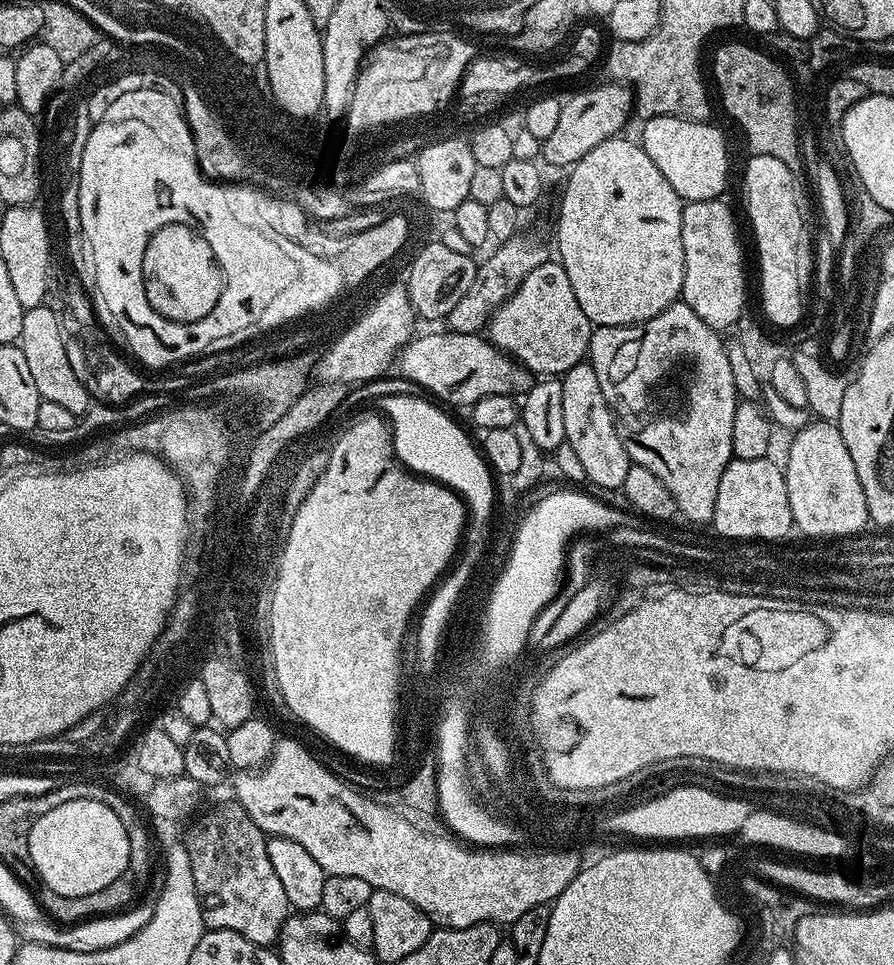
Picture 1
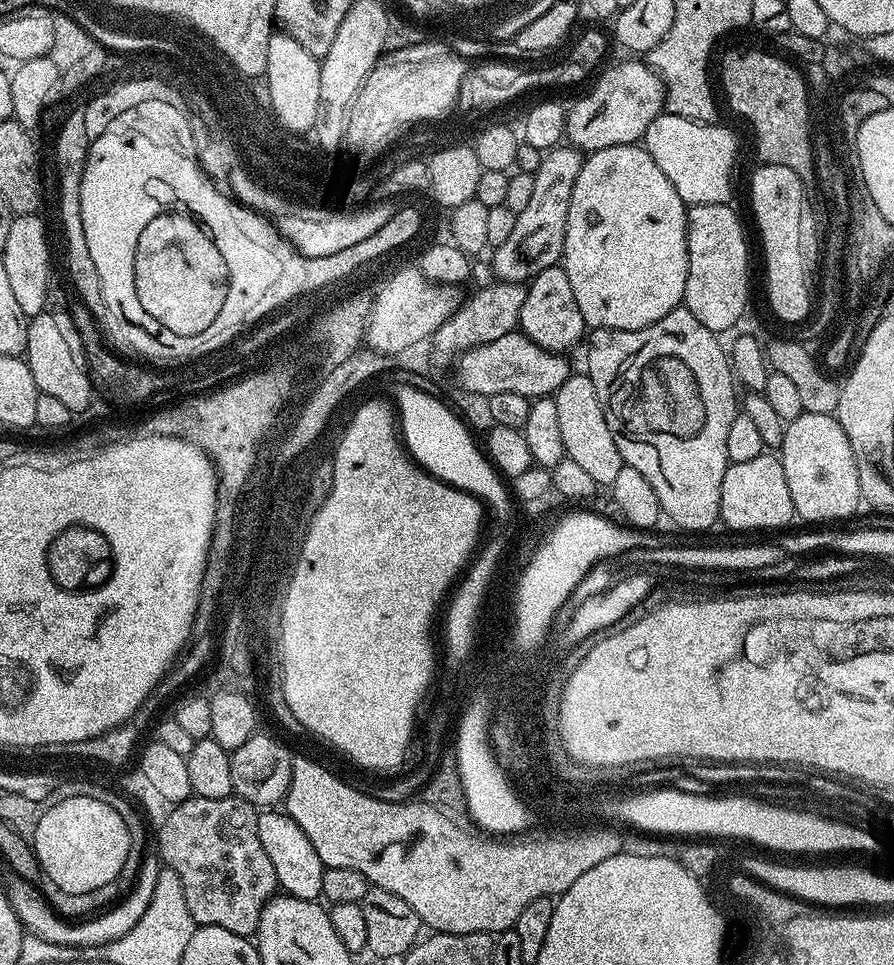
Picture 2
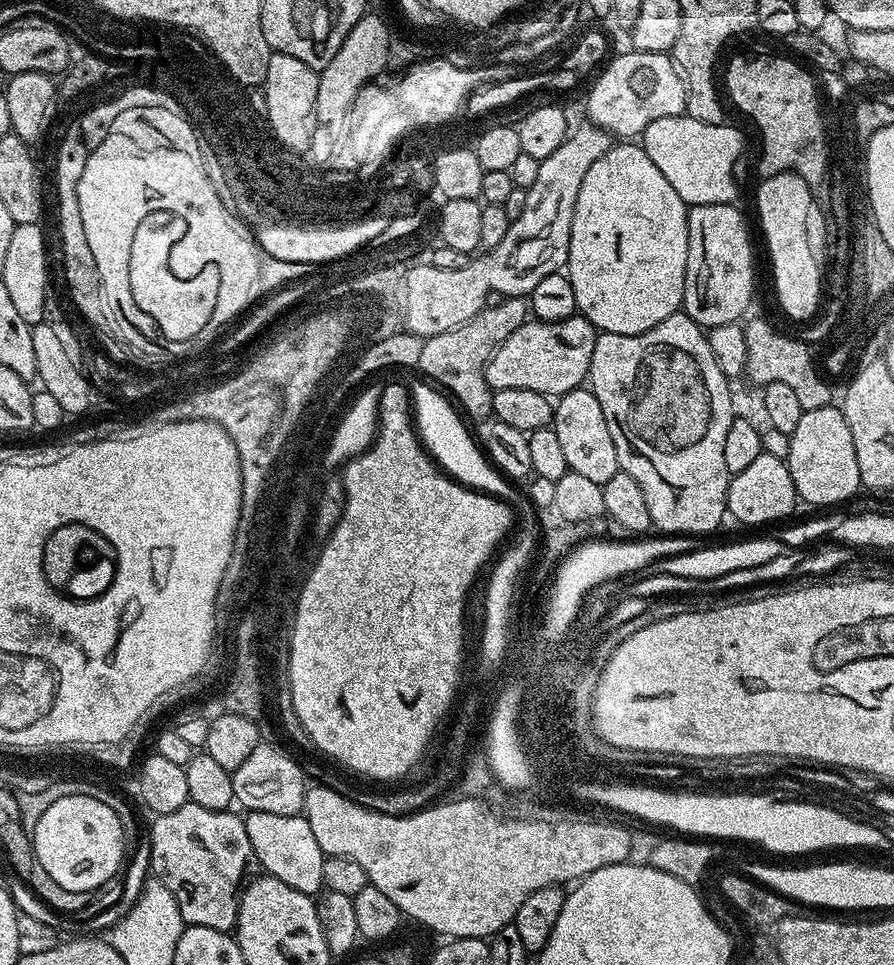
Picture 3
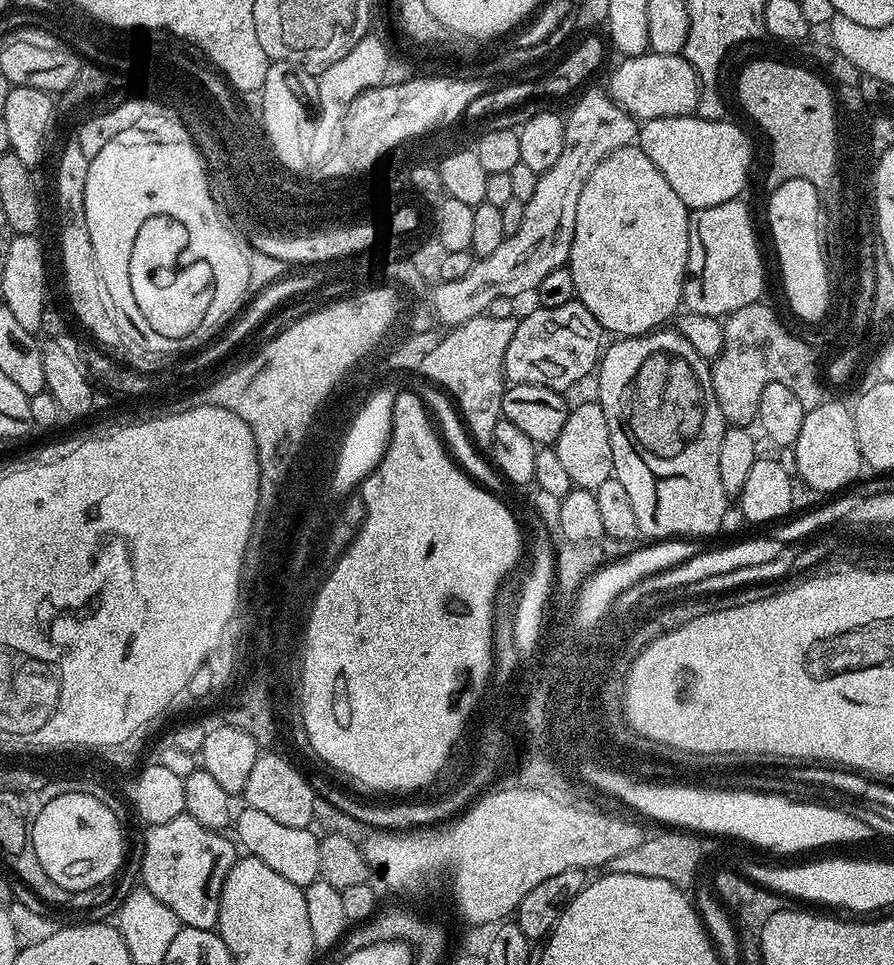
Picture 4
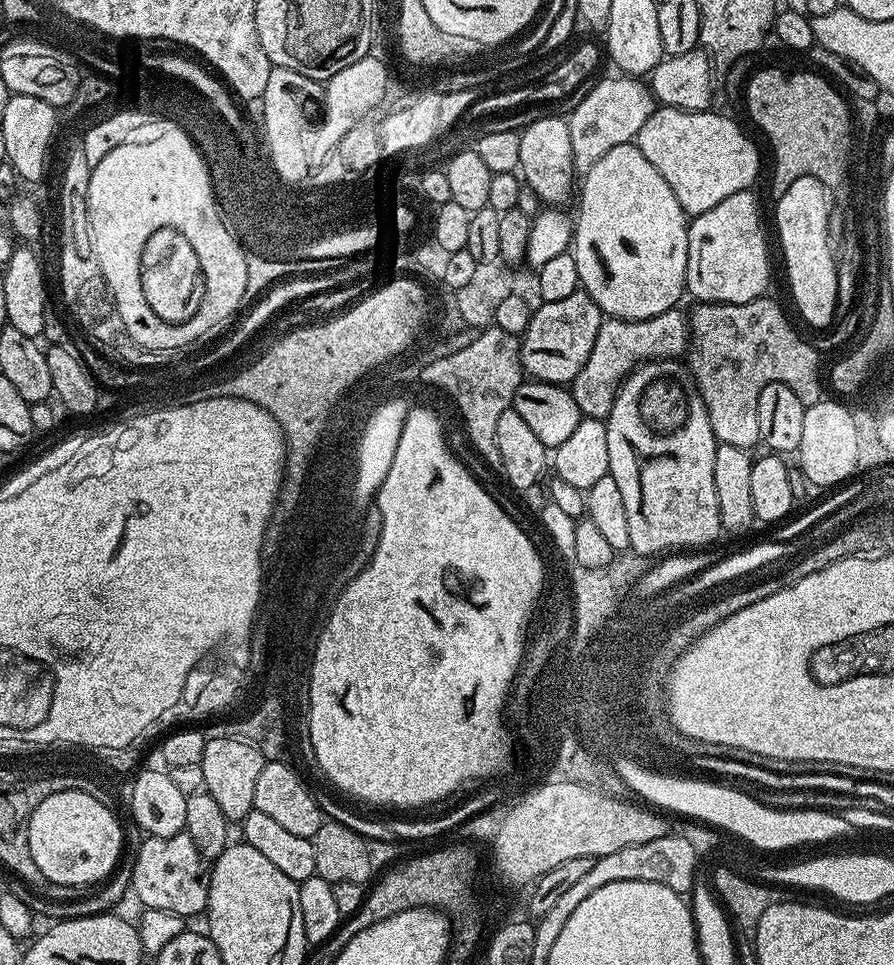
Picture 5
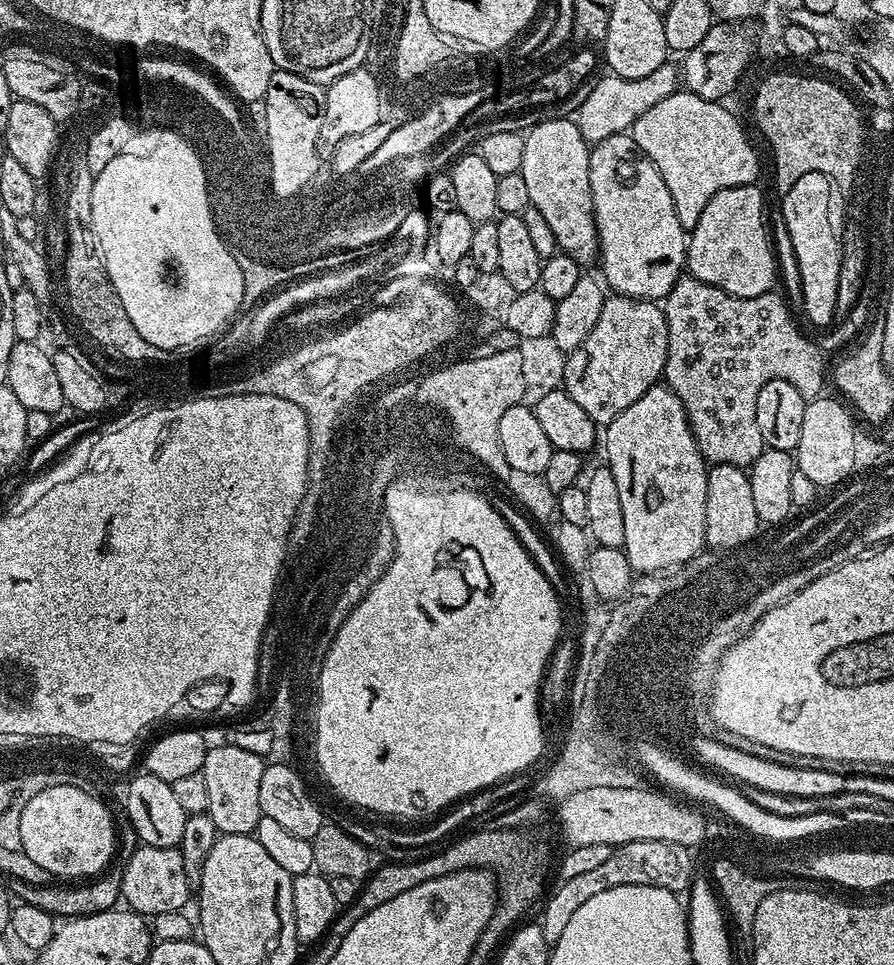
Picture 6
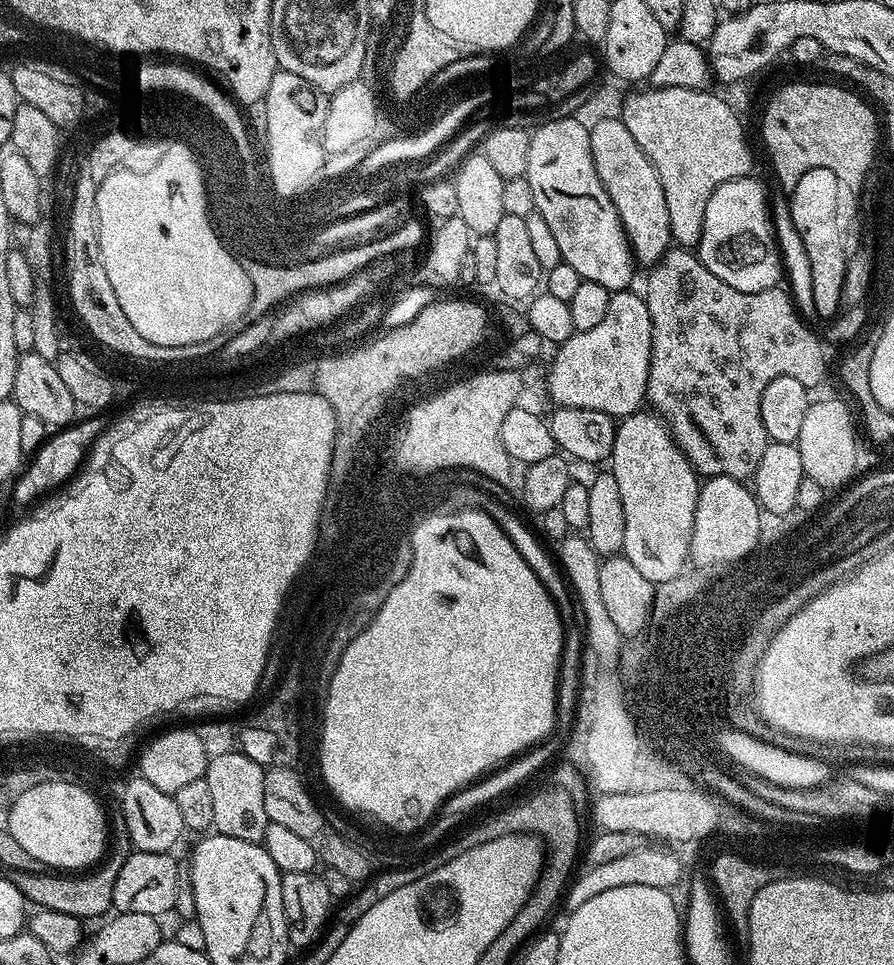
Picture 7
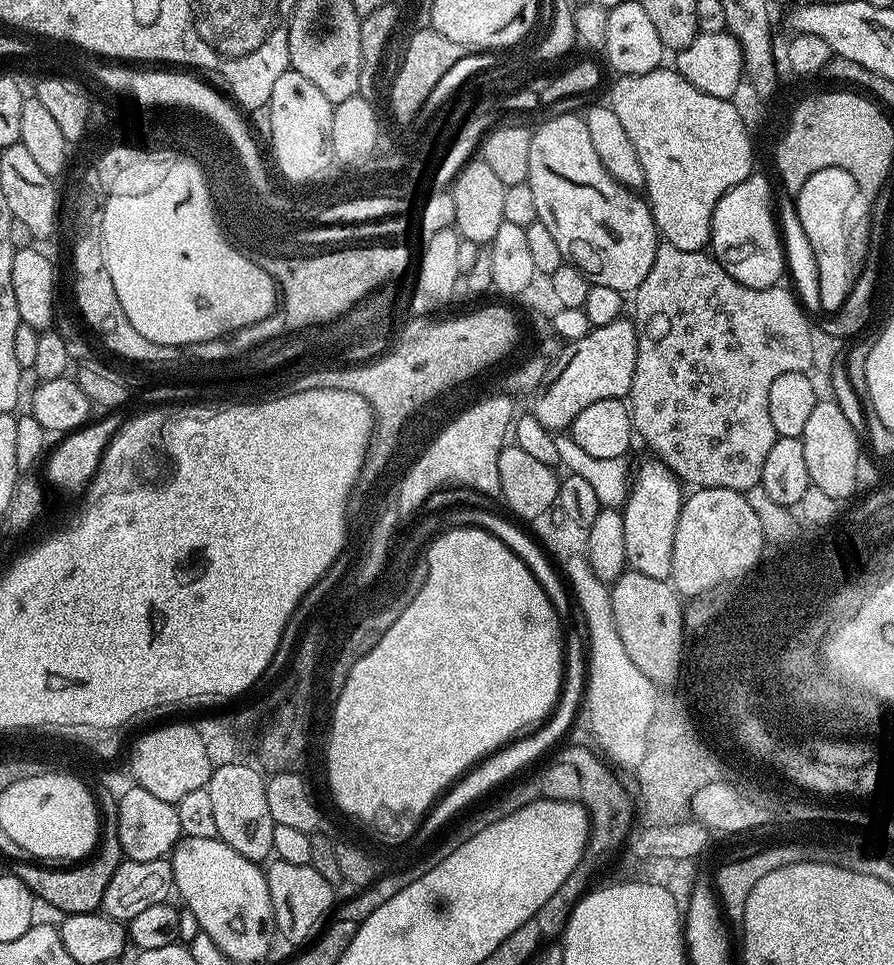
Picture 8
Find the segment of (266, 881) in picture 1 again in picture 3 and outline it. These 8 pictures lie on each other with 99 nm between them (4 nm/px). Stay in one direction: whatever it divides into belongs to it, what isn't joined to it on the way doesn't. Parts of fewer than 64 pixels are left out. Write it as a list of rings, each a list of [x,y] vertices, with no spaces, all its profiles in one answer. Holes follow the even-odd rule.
[[[189,802],[178,806],[178,810],[170,814],[162,814],[153,819],[152,830],[147,833],[152,859],[150,872],[169,888],[170,894],[174,894],[174,899],[178,901],[178,910],[182,910],[185,925],[210,926],[210,930],[227,933],[235,929],[236,920],[240,916],[244,871],[247,870],[248,863],[253,863],[254,857],[250,837],[246,835],[244,816],[235,816],[234,813],[232,810],[206,810],[206,806]]]

